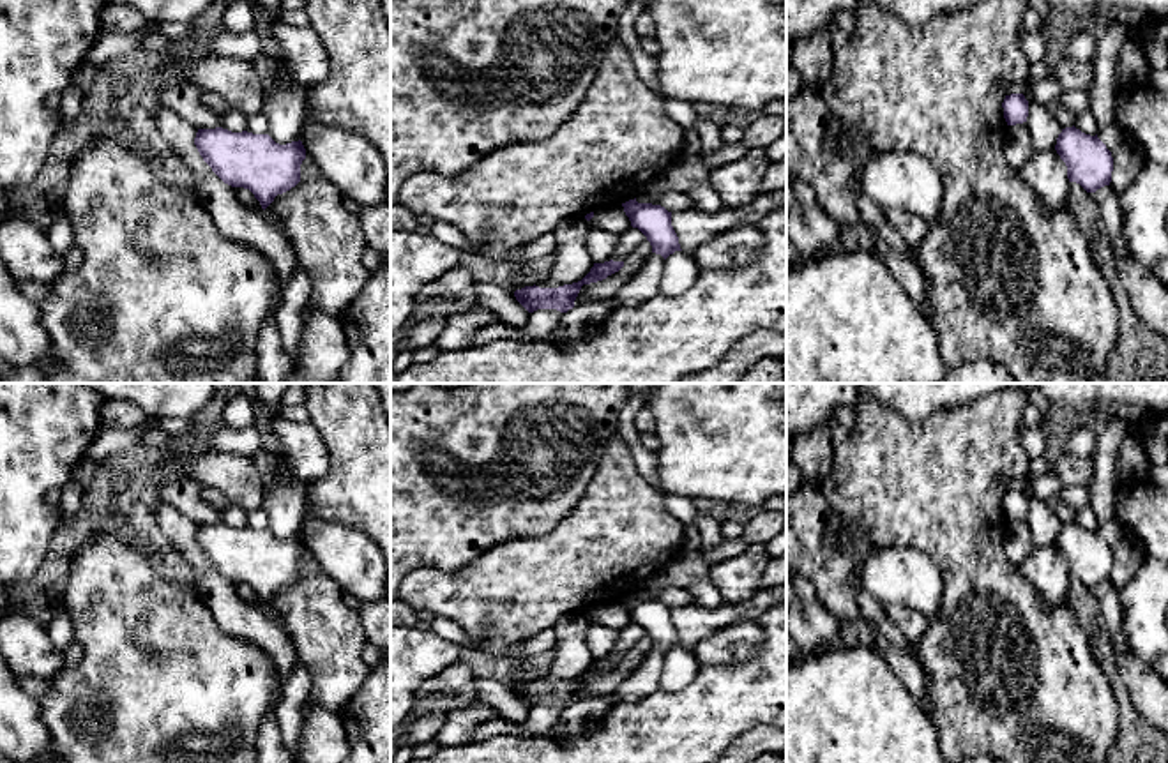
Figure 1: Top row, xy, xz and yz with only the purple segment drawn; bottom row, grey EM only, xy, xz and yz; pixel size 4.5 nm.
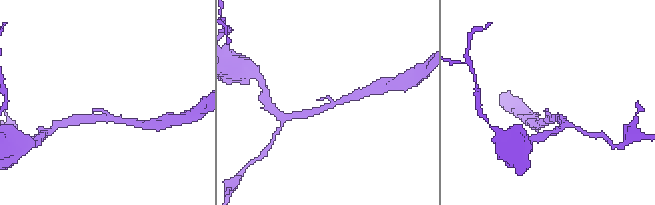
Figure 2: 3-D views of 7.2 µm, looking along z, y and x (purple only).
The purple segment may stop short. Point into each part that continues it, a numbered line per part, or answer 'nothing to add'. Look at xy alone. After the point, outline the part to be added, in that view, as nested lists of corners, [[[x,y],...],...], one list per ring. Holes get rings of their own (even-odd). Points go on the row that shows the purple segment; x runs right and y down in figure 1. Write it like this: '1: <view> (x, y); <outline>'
nothing to add

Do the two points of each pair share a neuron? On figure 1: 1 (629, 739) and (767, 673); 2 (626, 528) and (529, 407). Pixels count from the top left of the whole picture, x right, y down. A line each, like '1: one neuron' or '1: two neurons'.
1: one neuron
2: two neurons

